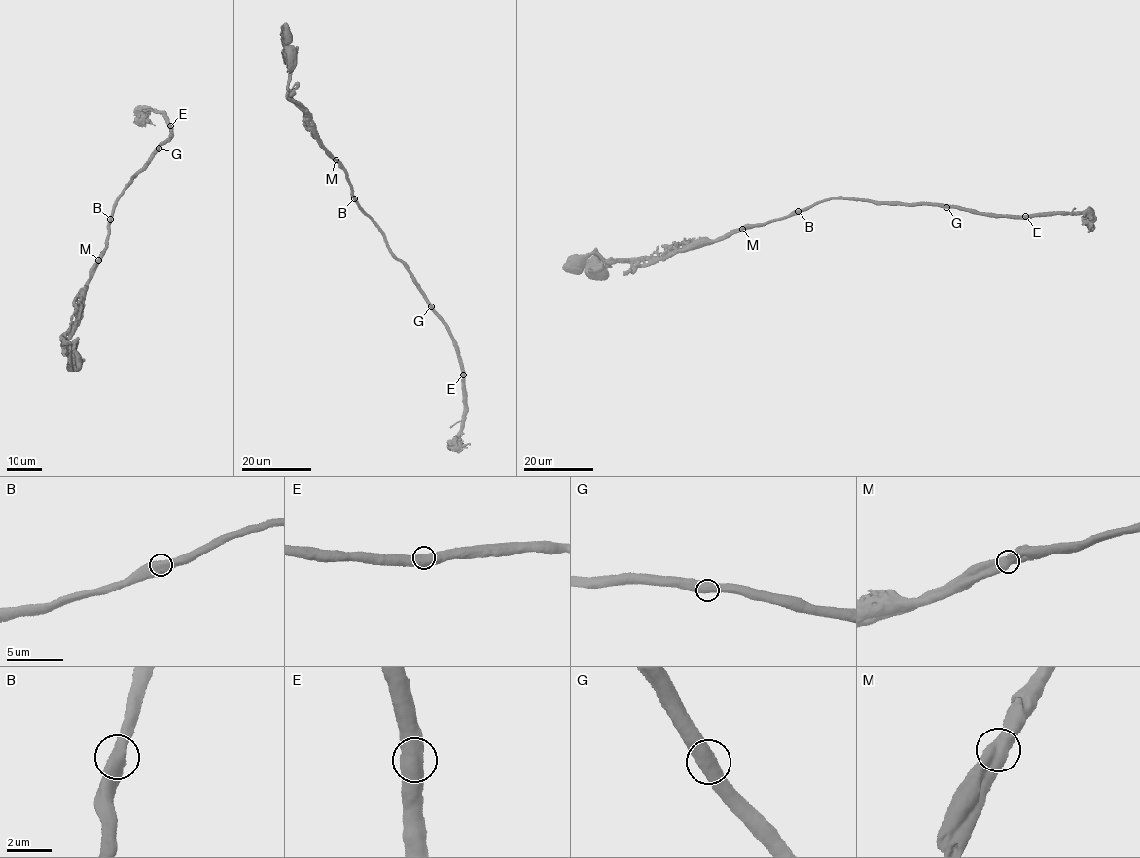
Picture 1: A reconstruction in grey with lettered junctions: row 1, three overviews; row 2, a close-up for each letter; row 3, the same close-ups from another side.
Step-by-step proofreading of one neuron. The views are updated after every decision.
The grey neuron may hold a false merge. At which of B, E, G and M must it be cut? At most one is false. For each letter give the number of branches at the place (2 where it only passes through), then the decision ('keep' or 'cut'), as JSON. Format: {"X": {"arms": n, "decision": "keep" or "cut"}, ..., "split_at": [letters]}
{"B": {"arms": 2, "decision": "keep"}, "E": {"arms": 2, "decision": "keep"}, "G": {"arms": 2, "decision": "keep"}, "M": {"arms": 2, "decision": "cut"}, "split_at": ["M"]}

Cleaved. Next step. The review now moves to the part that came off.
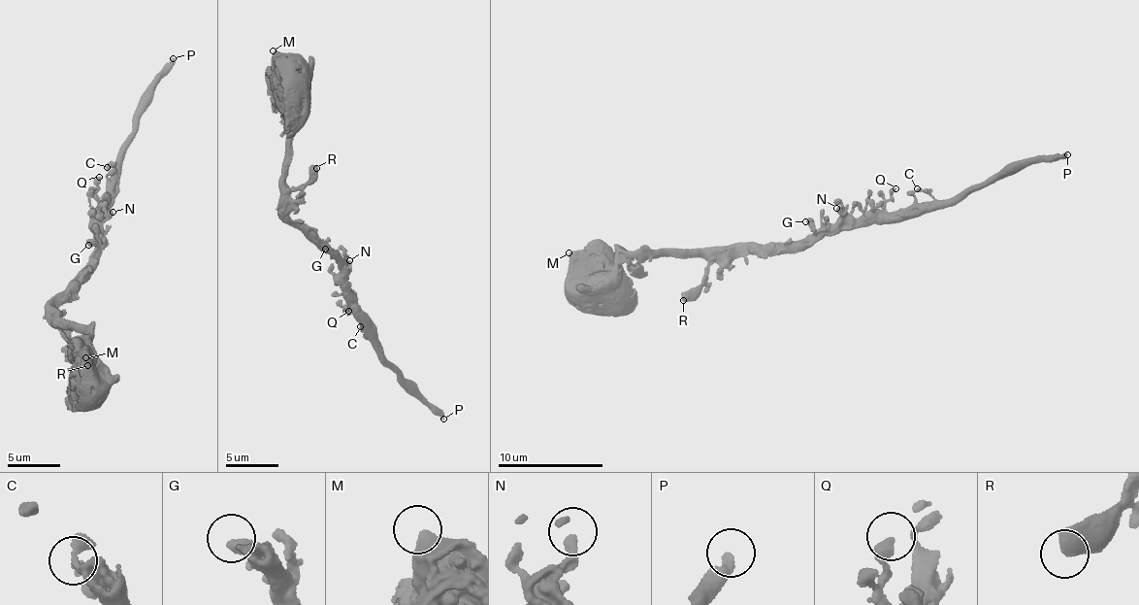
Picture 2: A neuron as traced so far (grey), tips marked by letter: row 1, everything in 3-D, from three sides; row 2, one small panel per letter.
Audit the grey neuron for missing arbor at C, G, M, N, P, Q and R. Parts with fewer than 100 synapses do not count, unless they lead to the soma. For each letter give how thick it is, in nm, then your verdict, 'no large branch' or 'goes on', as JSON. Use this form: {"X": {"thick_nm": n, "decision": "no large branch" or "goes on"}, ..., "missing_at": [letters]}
{"C": {"thick_nm": 260, "decision": "no large branch"}, "G": {"thick_nm": 400, "decision": "no large branch"}, "M": {"thick_nm": 650, "decision": "no large branch"}, "N": {"thick_nm": 200, "decision": "no large branch"}, "P": {"thick_nm": 320, "decision": "goes on"}, "Q": {"thick_nm": 320, "decision": "no large branch"}, "R": {"thick_nm": 600, "decision": "no large branch"}, "missing_at": ["P"]}

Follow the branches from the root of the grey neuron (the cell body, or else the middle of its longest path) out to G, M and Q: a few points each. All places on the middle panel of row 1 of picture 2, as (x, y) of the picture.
G: (293, 100), (286, 110), (296, 117), (292, 151), (285, 176), (285, 215), (338, 257), (325, 249)
M: (293, 100), (282, 59), (273, 50)
Q: (293, 100), (286, 110), (296, 117), (285, 176), (285, 215), (339, 258), (348, 311)

